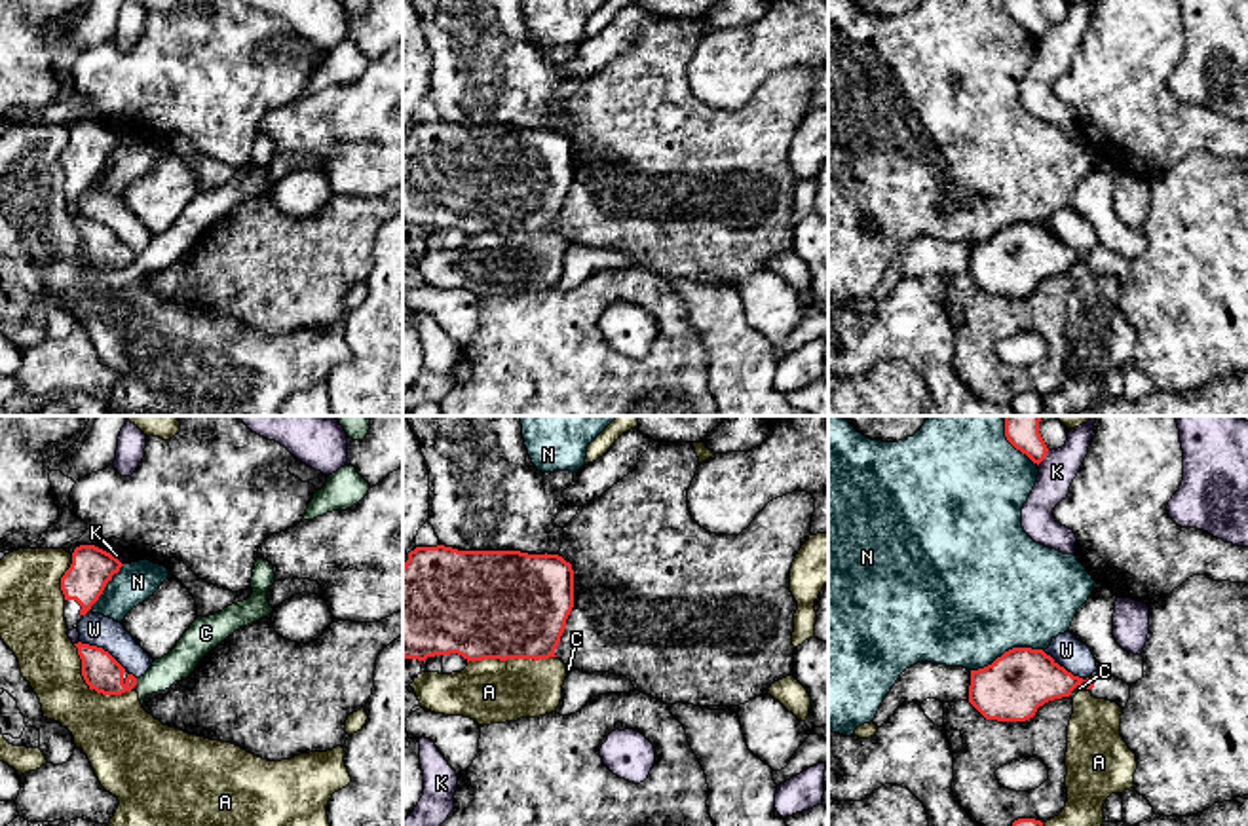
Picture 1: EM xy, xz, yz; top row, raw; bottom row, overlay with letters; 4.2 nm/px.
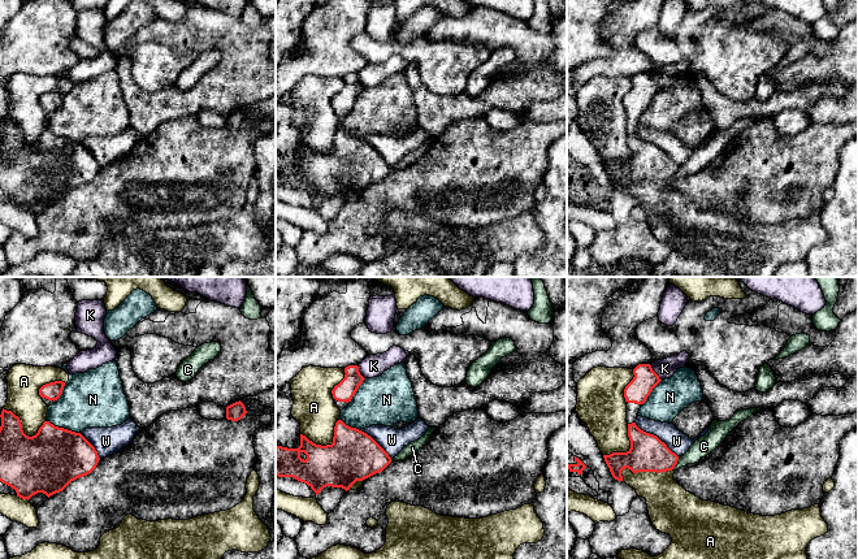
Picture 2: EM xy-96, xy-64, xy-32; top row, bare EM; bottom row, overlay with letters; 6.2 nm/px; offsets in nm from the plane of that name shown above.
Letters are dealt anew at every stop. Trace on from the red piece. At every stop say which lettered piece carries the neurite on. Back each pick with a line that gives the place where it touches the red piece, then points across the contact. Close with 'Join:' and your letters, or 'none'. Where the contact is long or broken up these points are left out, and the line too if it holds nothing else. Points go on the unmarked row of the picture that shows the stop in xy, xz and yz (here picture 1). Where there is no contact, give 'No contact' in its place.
Join: none

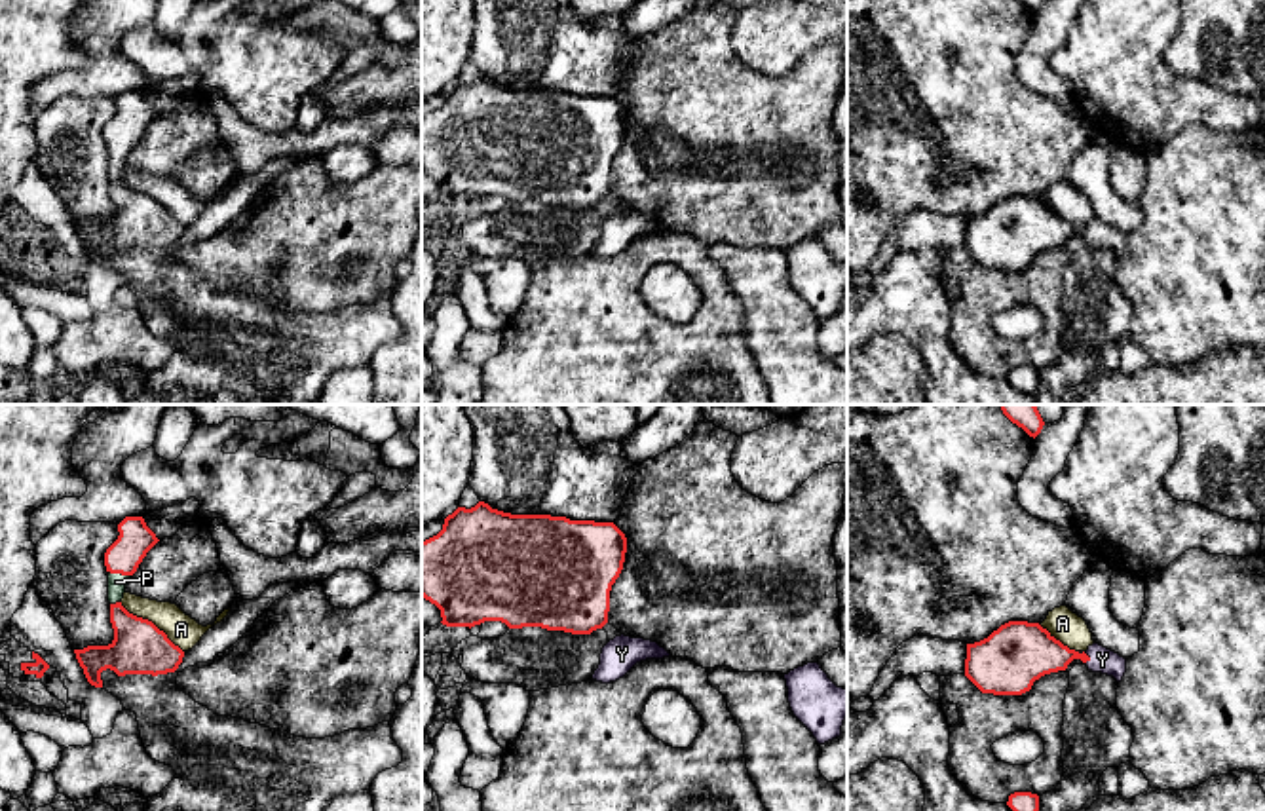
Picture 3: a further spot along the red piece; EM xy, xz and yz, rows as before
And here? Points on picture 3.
P: Touches red at xy (120, 147). Path across: xy (135, 113), (122, 132), (120, 147), (116, 156)
Y: Touches red at yz (1085, 228)
Join: P, Y

